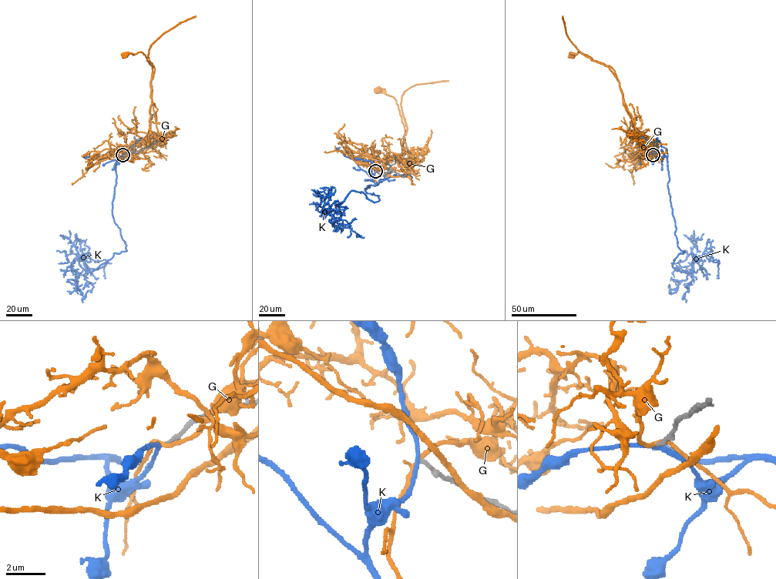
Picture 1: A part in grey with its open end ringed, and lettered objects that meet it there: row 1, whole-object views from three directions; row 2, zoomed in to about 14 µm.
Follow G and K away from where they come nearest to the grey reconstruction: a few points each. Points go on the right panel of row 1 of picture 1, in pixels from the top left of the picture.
G: (653, 155), (648, 151), (641, 152), (639, 135), (623, 104), (622, 90), (614, 71), (581, 53), (572, 55)
K: (653, 155), (666, 157), (674, 234), (683, 252), (672, 266), (691, 272), (693, 257), (687, 279), (670, 291)

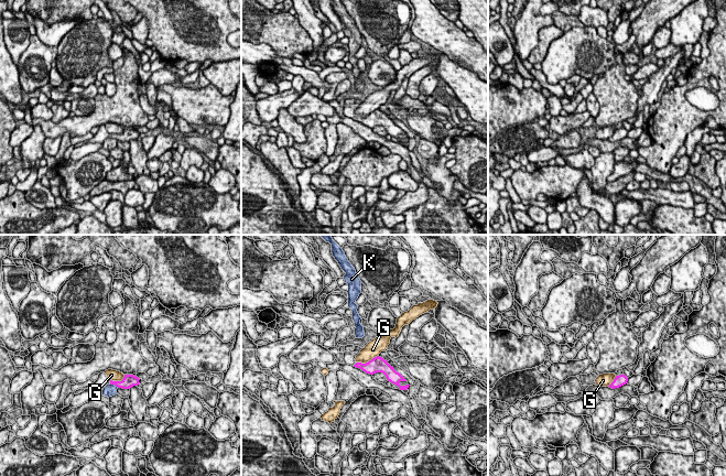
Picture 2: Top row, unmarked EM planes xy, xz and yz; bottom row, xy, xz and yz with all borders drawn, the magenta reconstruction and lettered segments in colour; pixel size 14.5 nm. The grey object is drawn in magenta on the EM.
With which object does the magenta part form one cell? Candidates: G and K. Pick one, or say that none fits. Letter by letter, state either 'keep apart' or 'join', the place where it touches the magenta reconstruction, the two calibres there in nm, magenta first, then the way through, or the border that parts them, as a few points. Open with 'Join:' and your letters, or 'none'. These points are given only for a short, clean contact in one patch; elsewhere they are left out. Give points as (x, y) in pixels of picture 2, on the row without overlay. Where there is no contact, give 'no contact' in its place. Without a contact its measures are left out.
Join: none
G: keep apart | xz (368, 115) | 220/240 nm | along xz (378, 108), (365, 116), (356, 116)
K: keep apart | xy (115, 138) | 190/180 nm | along xy (110, 137), (118, 140)

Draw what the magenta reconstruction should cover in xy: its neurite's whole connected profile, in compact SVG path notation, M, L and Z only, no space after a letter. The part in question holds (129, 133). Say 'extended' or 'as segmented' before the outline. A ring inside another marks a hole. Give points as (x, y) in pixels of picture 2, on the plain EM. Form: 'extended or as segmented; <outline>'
extended; M105 126L98 128L97 133L93 137L91 142L104 143L107 138L115 138L118 141L129 142L139 138L139 131L133 128L124 128L121 134L109 133Z

